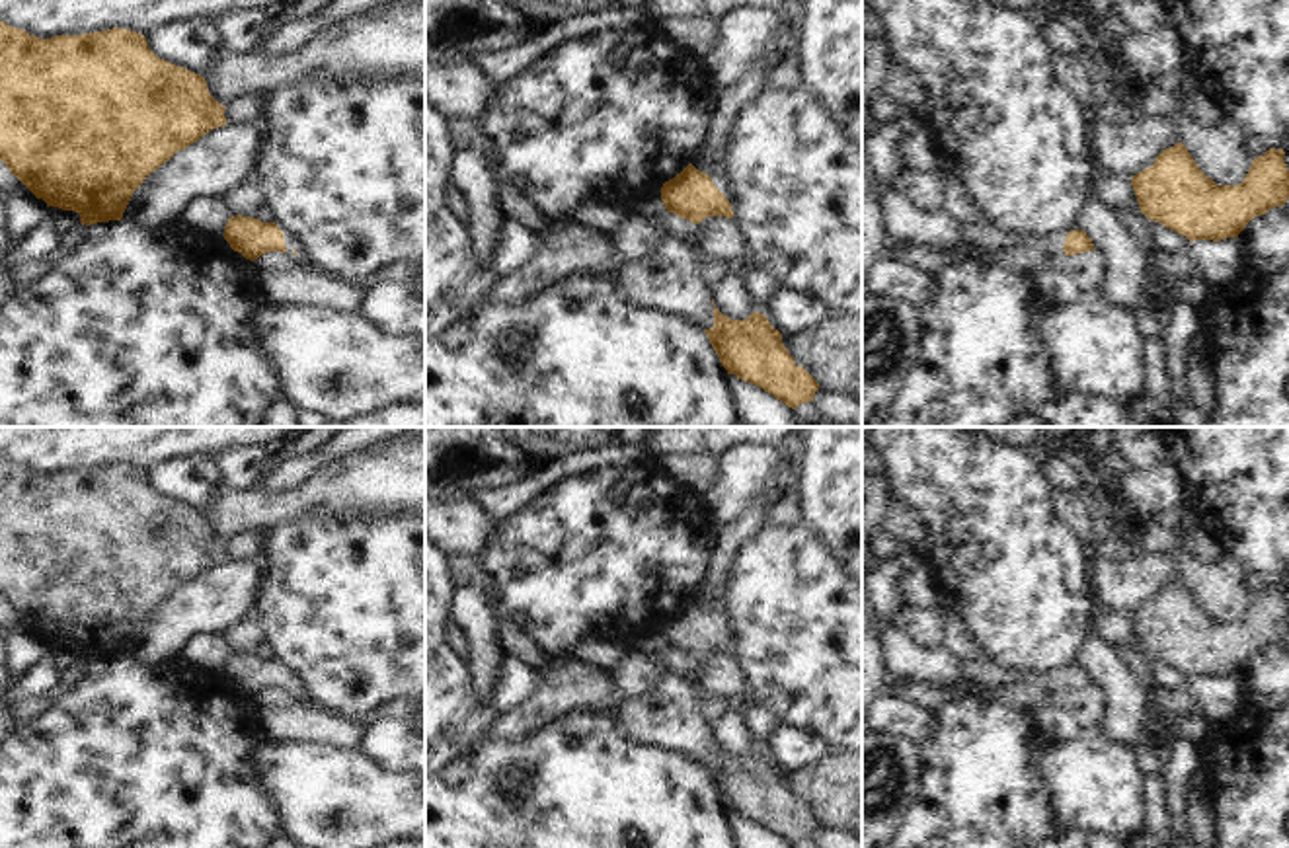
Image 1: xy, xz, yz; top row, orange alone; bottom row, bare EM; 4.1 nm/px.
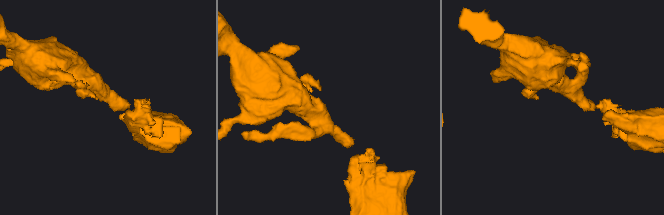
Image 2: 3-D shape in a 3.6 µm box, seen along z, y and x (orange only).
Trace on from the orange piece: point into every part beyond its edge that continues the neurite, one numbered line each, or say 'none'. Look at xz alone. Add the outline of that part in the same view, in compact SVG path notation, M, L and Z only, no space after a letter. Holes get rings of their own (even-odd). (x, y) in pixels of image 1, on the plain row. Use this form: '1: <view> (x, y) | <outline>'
1: xz (718, 613) | M716 589L716 597L714 597L714 602L708 610L714 618L714 622L725 632L725 636L729 637L729 624L727 624L727 618L725 618L725 608L723 608L723 593L720 589Z

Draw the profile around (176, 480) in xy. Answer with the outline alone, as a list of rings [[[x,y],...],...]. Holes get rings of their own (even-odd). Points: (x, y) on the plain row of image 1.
[[[168,460],[146,472],[150,487],[195,511],[203,511],[211,505],[216,487],[199,480],[195,474],[195,460]]]

